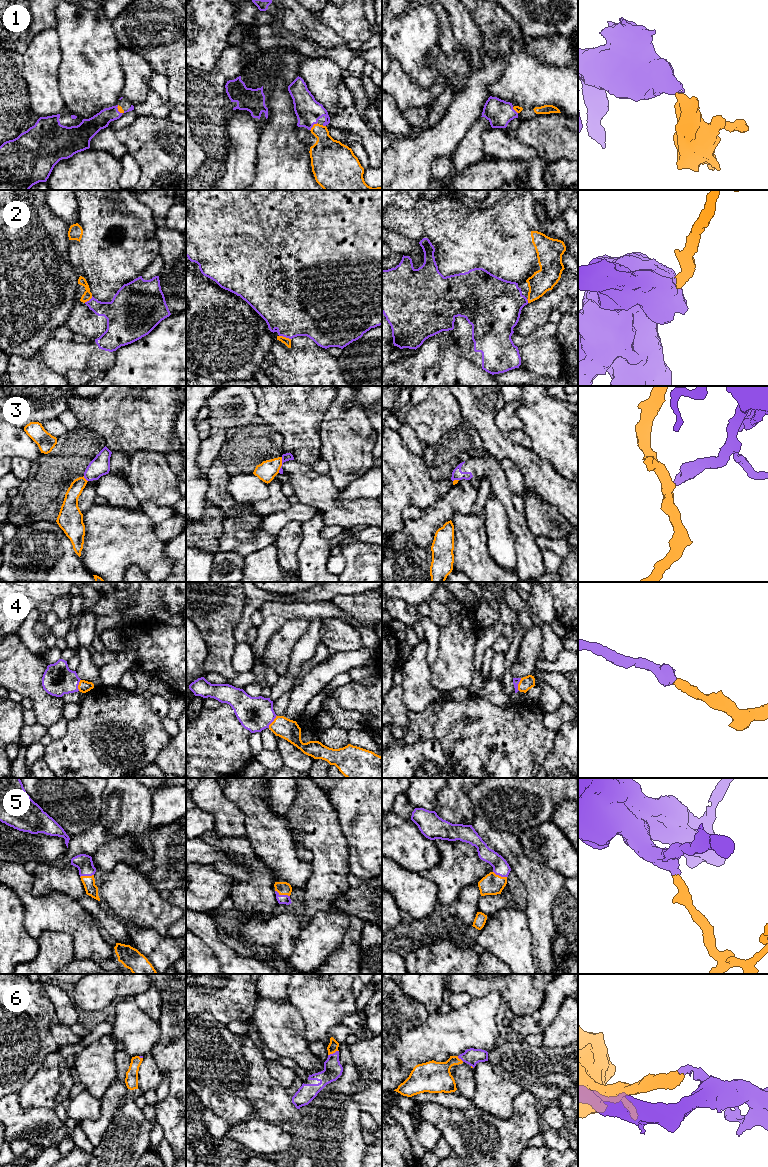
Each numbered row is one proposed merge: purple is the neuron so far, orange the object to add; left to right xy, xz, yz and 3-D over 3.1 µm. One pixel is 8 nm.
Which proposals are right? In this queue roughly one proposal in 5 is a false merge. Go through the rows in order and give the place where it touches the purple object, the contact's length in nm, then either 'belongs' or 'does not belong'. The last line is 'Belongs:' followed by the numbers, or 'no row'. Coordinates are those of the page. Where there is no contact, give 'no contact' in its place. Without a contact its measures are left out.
1: xz (312, 126) | 90 nm | belongs
2: xz (285, 336) | 100 nm | belongs
3: xz (282, 465) | 130 nm | does not belong
4: yz (518, 683) | 110 nm | belongs
5: xz (282, 895) | 130 nm | belongs
6: xz (333, 1053) | 100 nm | belongs
Belongs: 1, 2, 4, 5, 6

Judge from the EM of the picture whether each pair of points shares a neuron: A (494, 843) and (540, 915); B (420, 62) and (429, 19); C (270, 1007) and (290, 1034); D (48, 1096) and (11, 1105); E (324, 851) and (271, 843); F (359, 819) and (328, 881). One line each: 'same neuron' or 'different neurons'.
A: same neuron
B: same neuron
C: same neuron
D: different neurons
E: different neurons
F: different neurons

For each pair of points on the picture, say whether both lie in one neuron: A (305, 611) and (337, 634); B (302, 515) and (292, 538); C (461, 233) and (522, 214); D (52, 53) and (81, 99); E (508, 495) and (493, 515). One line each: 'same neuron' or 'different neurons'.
A: different neurons
B: different neurons
C: same neuron
D: different neurons
E: different neurons

